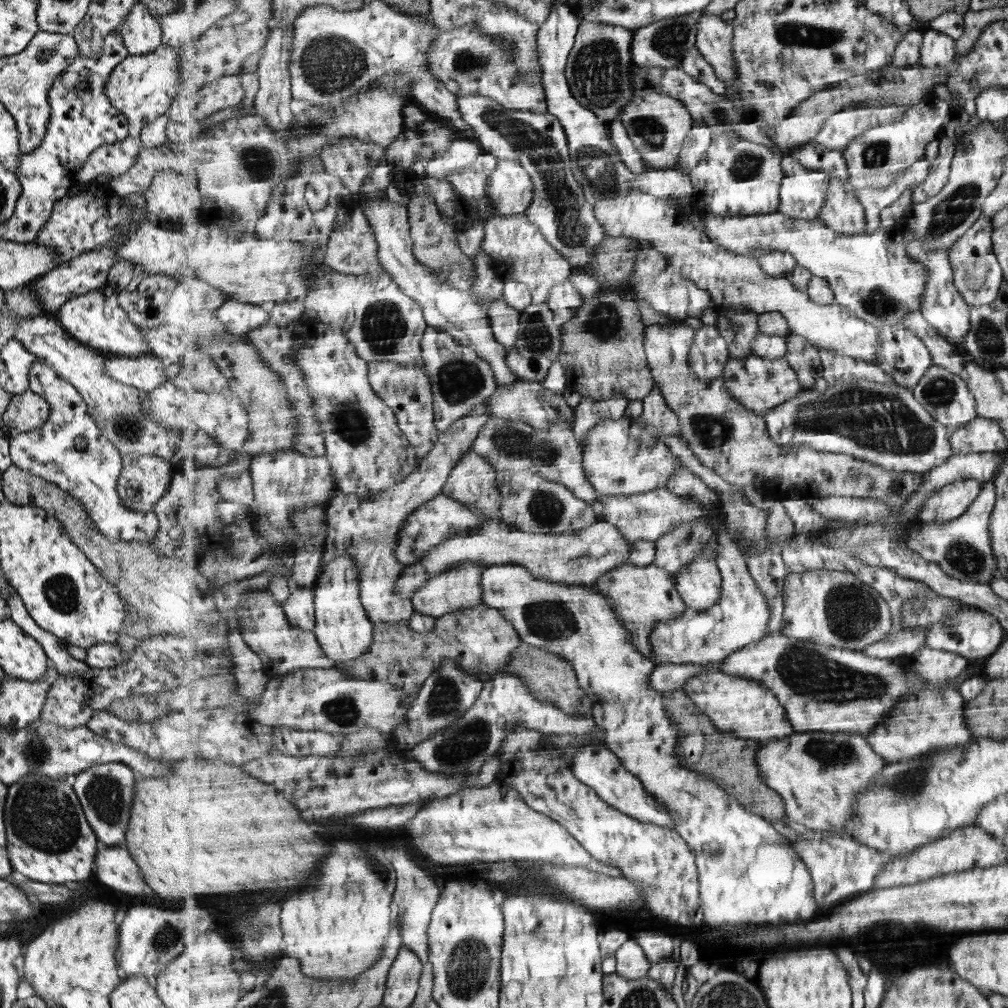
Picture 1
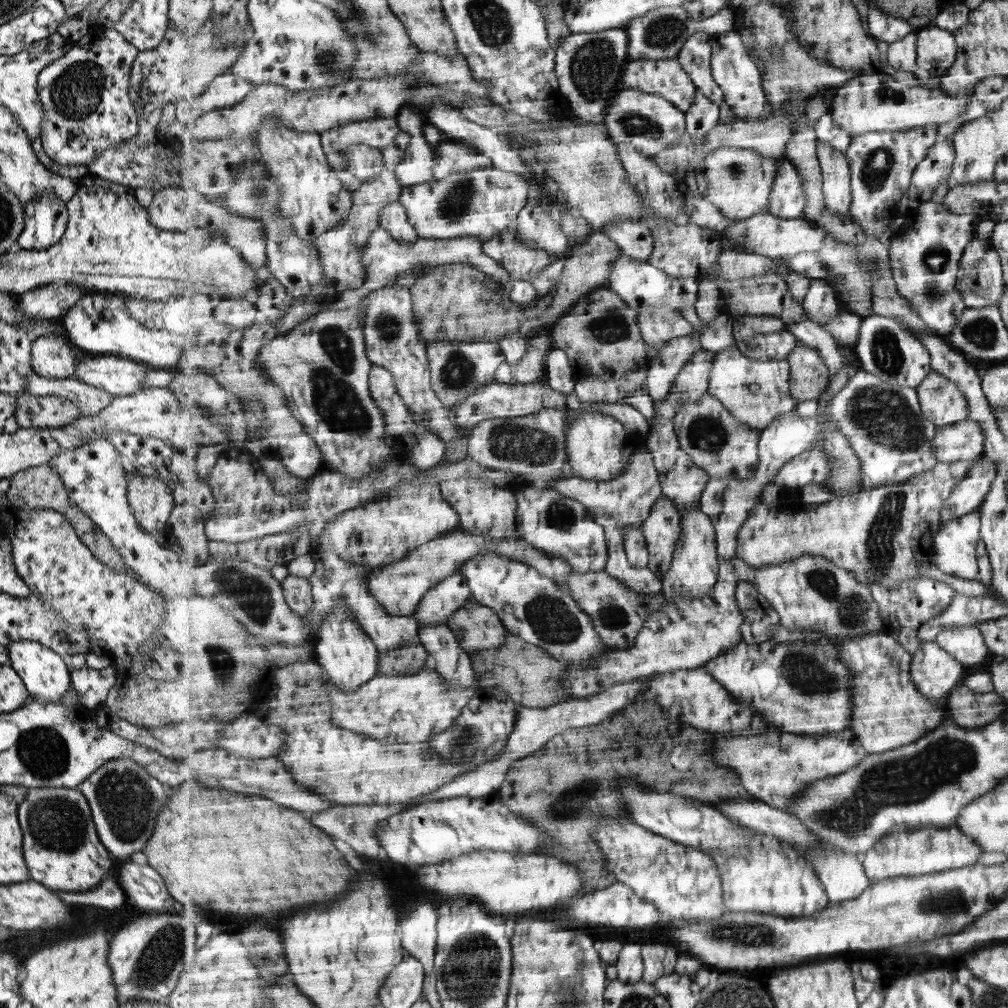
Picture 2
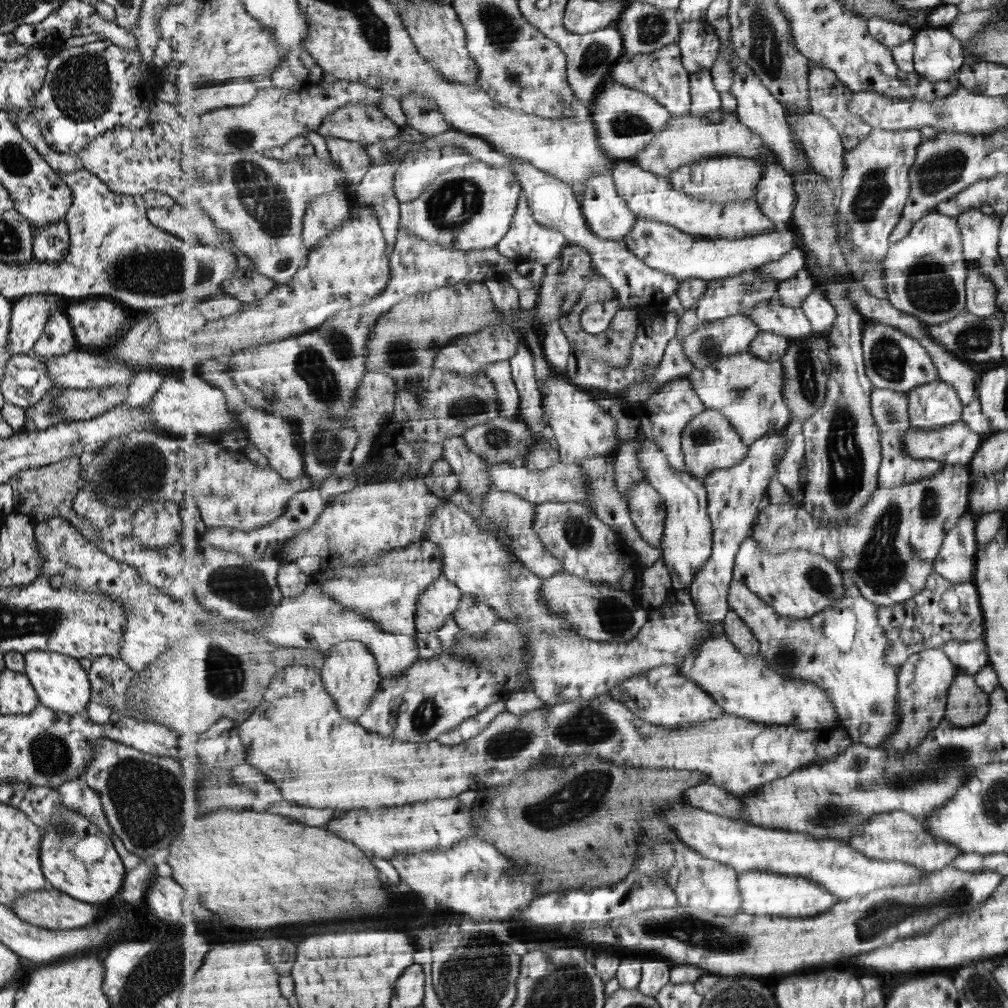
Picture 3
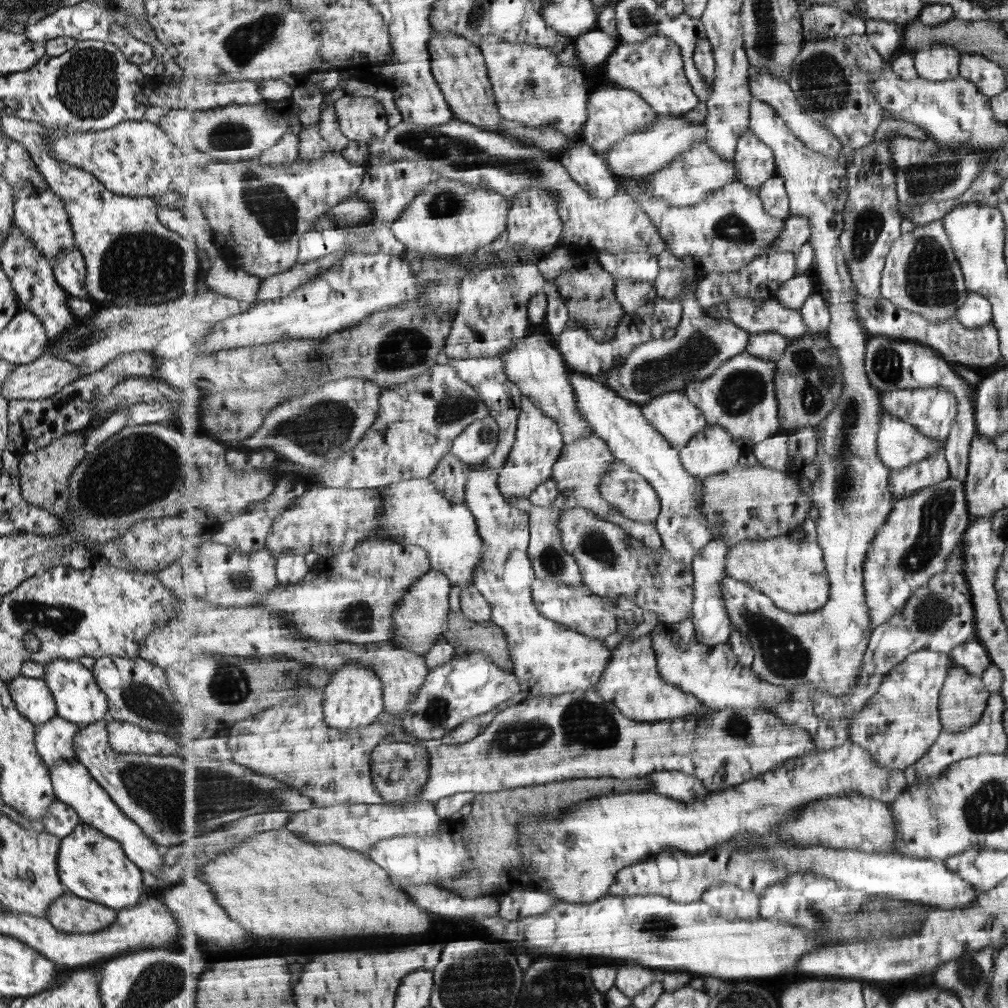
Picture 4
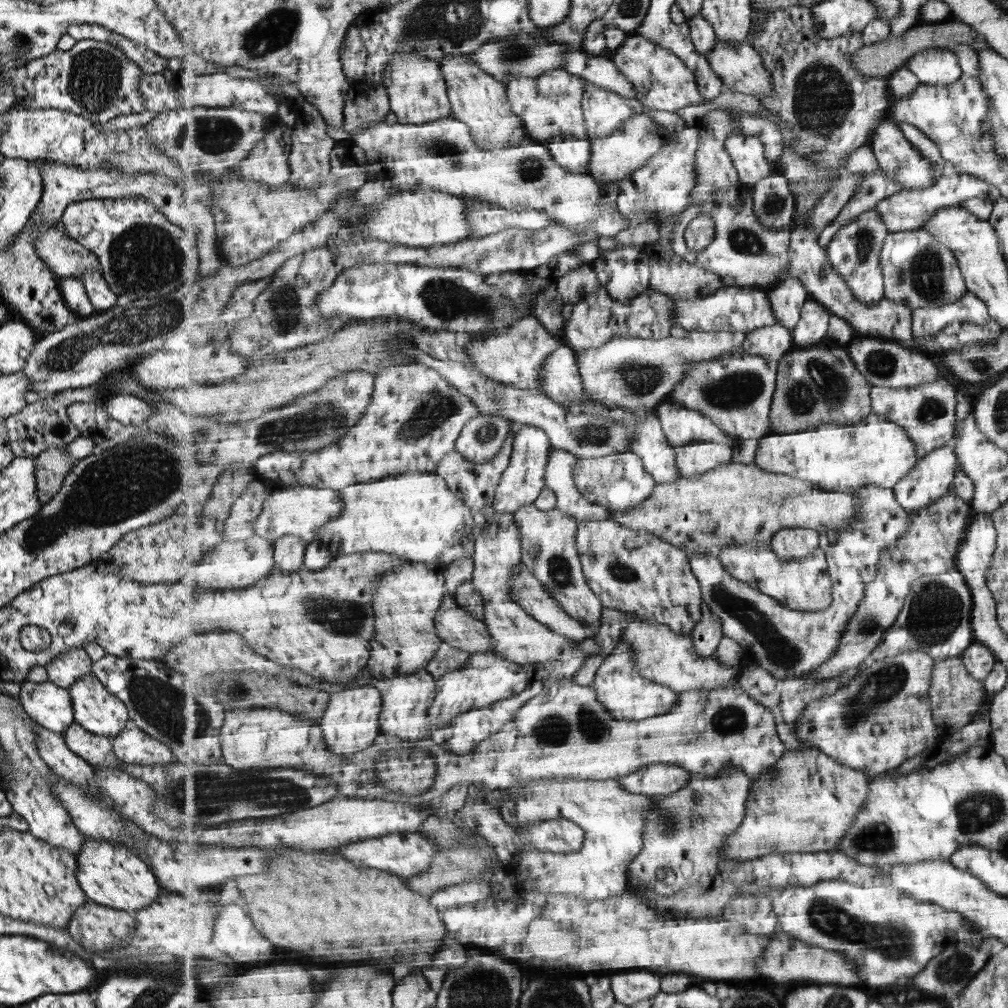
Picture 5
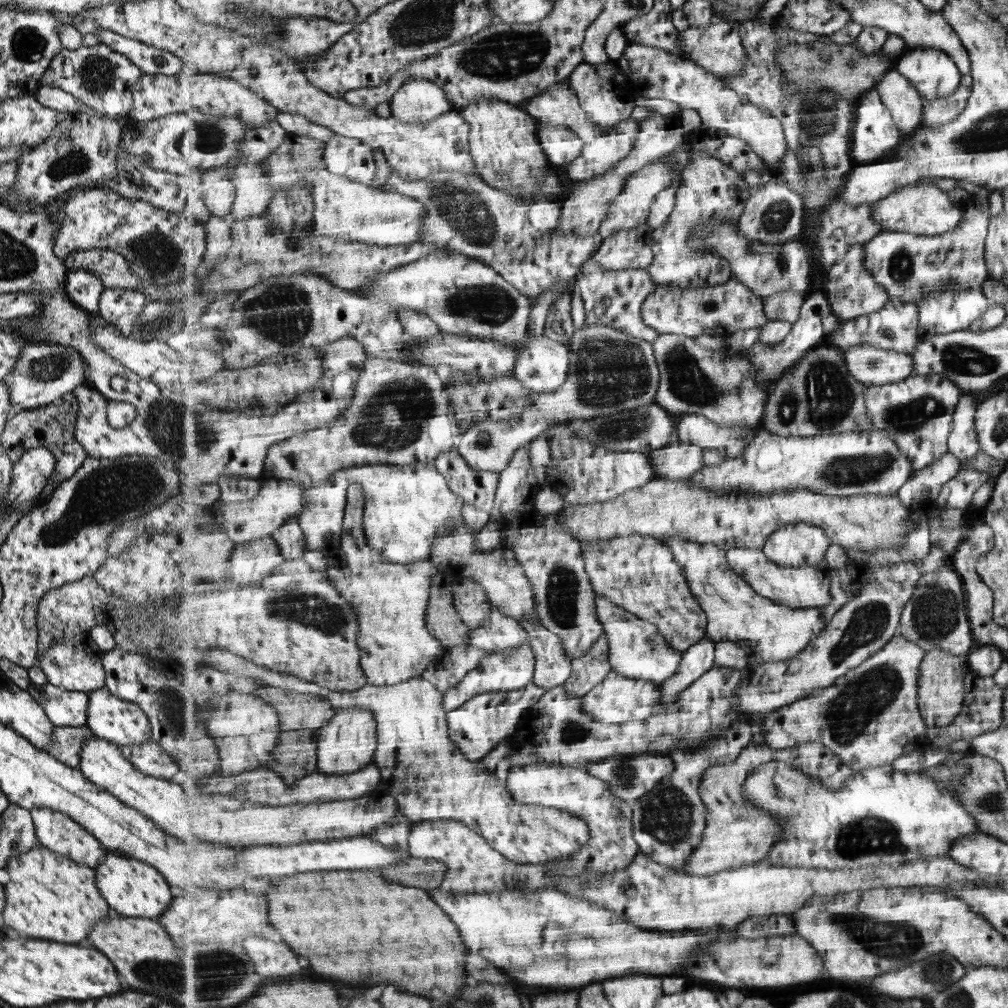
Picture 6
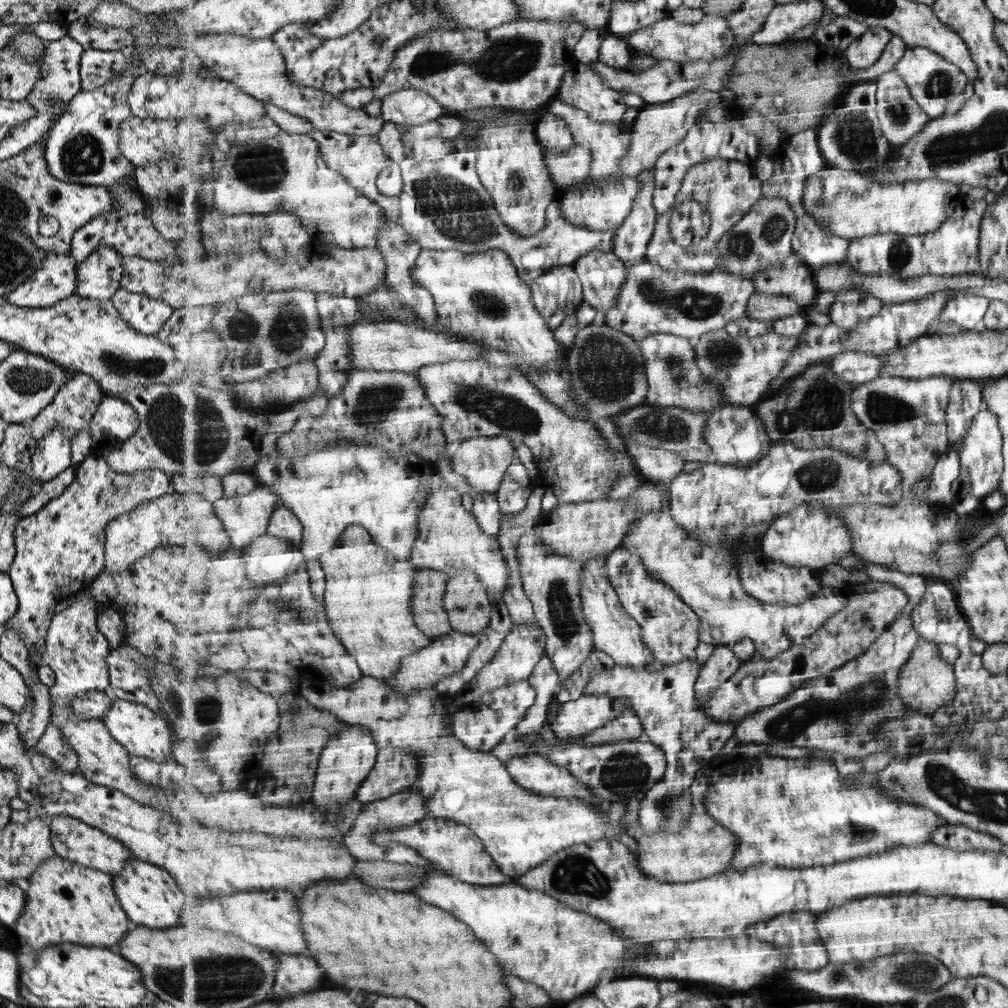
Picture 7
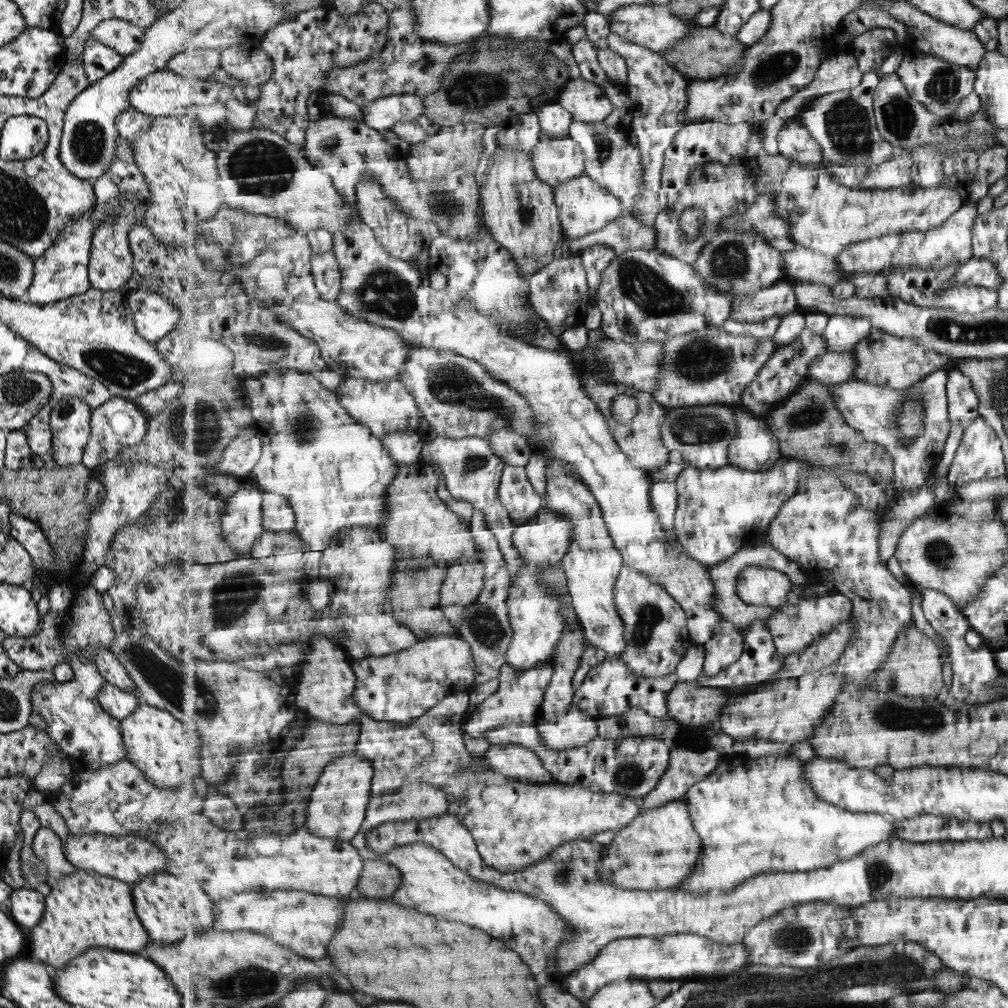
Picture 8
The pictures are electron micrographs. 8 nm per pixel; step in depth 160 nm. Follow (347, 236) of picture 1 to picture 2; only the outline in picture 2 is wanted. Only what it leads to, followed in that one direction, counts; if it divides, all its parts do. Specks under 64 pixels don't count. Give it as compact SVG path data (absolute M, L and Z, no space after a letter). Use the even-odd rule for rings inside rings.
M387 229L375 230L373 236L368 240L368 246L364 248L364 265L369 272L369 280L365 282L363 288L359 288L359 292L343 292L341 294L341 304L334 305L334 310L342 310L343 308L349 308L350 305L359 304L372 290L377 290L390 282L394 282L396 278L408 274L410 270L418 265L437 267L451 266L453 263L467 263L474 265L499 284L509 282L509 279L512 278L510 272L505 270L500 262L487 256L482 245L481 239L476 236L464 236L449 240L418 236L417 240L411 244L402 244L396 238L393 238L393 235Z

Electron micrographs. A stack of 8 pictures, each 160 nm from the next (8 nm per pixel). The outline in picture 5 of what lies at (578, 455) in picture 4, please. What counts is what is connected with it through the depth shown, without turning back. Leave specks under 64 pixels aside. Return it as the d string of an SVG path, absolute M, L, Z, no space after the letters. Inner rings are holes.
M553 449L545 472L545 484L556 492L559 510L578 522L609 517L609 510L595 504L579 491L575 484L575 465L581 458L561 449Z

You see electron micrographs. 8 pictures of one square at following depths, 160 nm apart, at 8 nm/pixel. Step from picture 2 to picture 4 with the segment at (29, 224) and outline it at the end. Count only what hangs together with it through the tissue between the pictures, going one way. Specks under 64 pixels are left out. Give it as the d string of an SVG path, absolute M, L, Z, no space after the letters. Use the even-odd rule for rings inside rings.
M77 248L65 254L61 253L51 267L56 283L67 292L68 296L89 300L84 289L85 265Z

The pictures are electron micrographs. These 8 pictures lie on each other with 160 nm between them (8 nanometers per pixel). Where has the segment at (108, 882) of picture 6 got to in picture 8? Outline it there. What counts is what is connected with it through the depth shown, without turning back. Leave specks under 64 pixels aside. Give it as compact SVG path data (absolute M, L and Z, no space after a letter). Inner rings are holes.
M165 872L141 877L133 888L133 909L147 933L148 940L171 944L187 935L199 935L201 931L217 928L217 908L199 881L187 882Z

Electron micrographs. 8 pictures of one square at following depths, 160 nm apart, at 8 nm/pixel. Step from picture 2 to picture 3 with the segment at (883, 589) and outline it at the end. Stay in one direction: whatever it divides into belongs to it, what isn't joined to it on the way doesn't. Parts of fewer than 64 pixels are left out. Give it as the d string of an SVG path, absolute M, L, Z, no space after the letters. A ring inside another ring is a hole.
M941 573L929 575L927 586L917 596L892 607L879 608L880 623L890 640L885 660L901 667L915 653L942 649L949 641L974 641L985 638L986 626L980 592L974 582L954 583Z

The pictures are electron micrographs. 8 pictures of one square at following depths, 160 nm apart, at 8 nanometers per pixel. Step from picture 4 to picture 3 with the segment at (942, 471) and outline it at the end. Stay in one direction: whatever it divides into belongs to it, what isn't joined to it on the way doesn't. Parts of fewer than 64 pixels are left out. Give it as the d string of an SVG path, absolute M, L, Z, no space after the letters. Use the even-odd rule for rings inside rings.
M873 387L872 390L873 417L877 420L877 427L881 428L881 449L884 450L884 459L880 470L880 488L901 488L907 484L917 483L937 475L944 470L945 464L933 459L916 459L905 452L905 435L915 428L909 416L910 393L899 392L886 388Z

